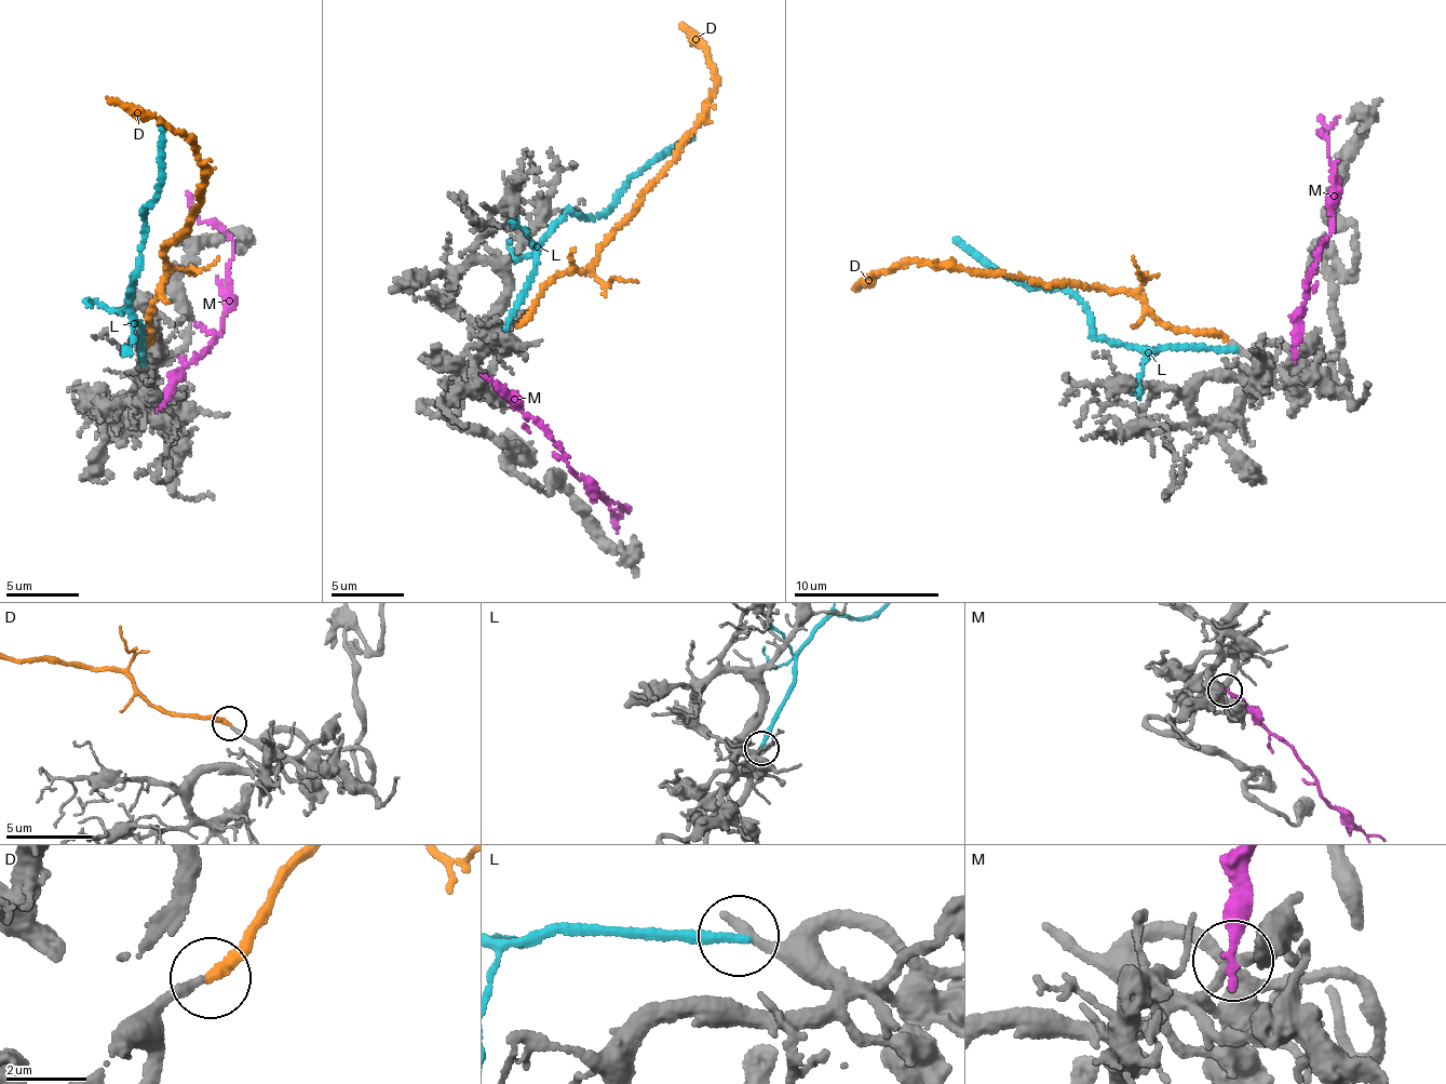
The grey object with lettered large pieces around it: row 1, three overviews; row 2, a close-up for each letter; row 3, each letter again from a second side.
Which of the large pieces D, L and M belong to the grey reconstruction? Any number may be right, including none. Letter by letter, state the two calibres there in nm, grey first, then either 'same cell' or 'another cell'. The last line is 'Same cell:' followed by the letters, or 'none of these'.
D: 240/280 nm | same cell
L: 320/240 nm | another cell
M: 220/280 nm | another cell
Same cell: D

